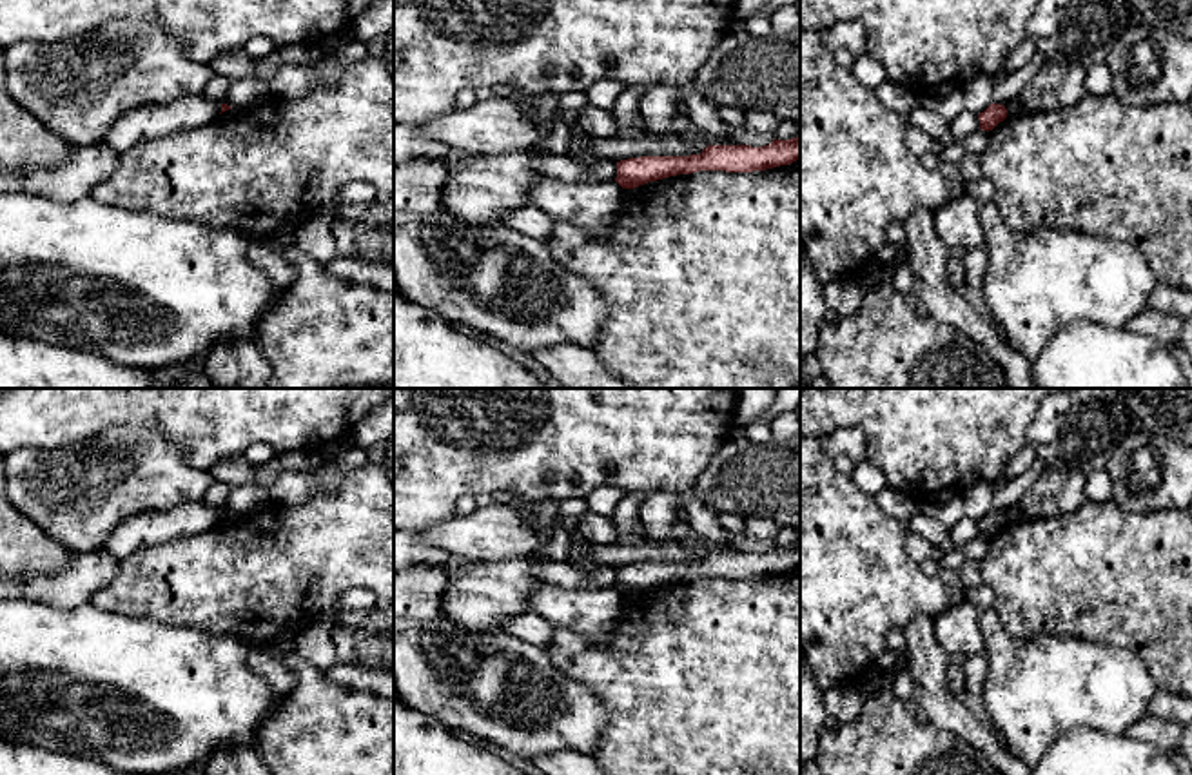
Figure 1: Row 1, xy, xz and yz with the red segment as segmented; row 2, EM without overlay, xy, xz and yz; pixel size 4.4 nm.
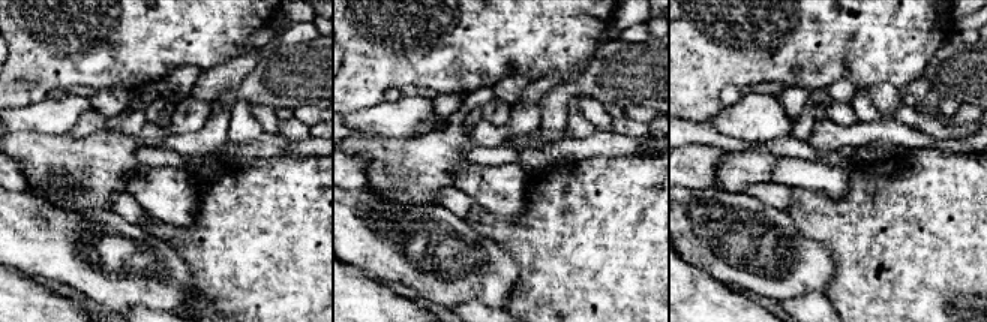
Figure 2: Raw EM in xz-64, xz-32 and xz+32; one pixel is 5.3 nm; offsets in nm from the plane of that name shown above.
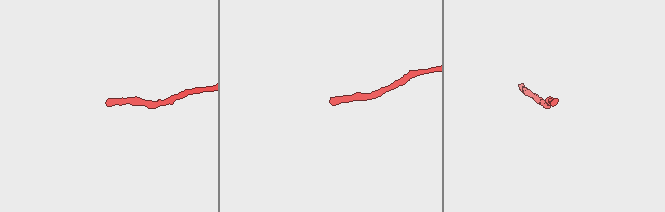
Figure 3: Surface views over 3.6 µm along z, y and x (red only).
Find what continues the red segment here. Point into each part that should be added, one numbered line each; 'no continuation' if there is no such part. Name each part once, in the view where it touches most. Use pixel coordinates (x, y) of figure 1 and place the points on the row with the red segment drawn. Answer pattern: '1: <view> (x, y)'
no continuation

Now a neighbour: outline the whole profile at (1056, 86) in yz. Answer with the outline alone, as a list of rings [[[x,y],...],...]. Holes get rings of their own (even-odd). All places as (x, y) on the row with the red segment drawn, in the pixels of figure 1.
[[[1047,64],[1005,105],[1007,118],[1049,113],[1076,105],[1085,93],[1087,69],[1078,64]]]

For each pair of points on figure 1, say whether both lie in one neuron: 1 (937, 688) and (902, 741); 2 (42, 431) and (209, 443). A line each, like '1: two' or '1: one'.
1: two
2: one

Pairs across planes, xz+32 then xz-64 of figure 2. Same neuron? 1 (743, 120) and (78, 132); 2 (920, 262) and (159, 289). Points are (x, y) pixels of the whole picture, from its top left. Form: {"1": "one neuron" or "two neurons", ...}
{"1": "two neurons", "2": "two neurons"}

